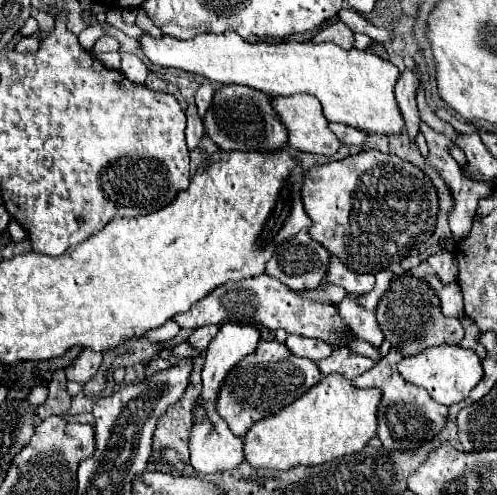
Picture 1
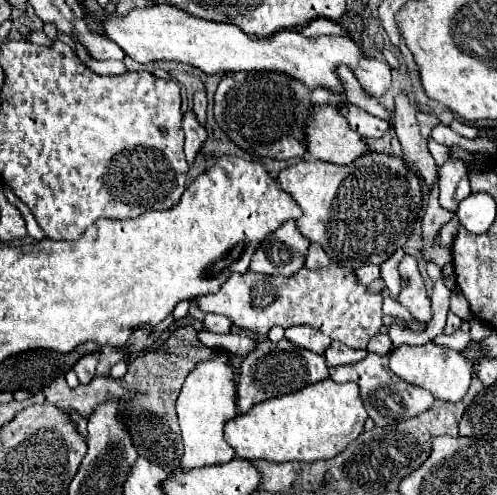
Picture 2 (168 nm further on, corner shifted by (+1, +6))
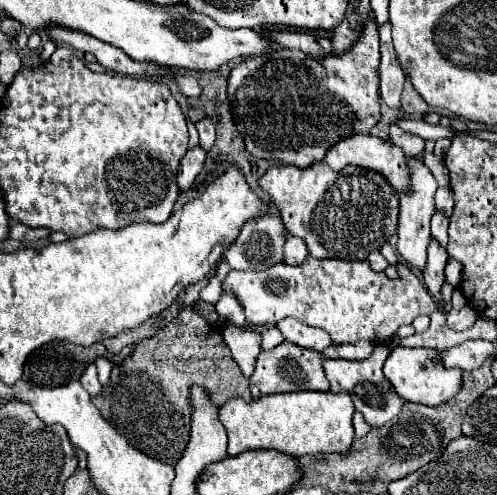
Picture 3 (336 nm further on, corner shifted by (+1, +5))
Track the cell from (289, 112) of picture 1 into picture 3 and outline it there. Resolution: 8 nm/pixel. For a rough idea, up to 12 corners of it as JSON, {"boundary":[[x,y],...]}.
{"boundary":[[370,134],[336,142],[324,162],[386,174],[398,194],[408,184],[404,150]]}

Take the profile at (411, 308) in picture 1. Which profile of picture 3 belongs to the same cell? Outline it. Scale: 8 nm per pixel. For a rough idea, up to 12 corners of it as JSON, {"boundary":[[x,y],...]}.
{"boundary":[[472,306],[448,312],[448,328],[468,330],[478,314]]}

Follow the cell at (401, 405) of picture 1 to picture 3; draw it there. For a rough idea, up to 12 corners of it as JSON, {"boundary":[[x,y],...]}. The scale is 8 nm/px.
{"boundary":[[324,360],[332,392],[348,392],[374,428],[408,404],[382,370]]}

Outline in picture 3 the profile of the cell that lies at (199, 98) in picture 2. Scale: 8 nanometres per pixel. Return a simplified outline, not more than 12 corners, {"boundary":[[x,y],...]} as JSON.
{"boundary":[[208,116],[196,122],[200,146],[210,150],[216,138],[214,124]]}

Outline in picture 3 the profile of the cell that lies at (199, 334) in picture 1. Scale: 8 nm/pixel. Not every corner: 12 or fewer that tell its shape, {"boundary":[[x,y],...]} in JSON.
{"boundary":[[230,294],[216,302],[216,314],[244,326],[244,312]]}

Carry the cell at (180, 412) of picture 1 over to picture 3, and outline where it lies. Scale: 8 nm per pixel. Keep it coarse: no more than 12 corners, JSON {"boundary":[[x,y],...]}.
{"boundary":[[184,308],[92,404],[136,450],[176,464],[188,390],[252,400],[220,332]]}

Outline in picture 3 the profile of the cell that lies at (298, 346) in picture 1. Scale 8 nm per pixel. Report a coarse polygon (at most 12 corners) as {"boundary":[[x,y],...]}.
{"boundary":[[294,318],[278,322],[282,336],[302,348],[322,352],[328,332]]}

